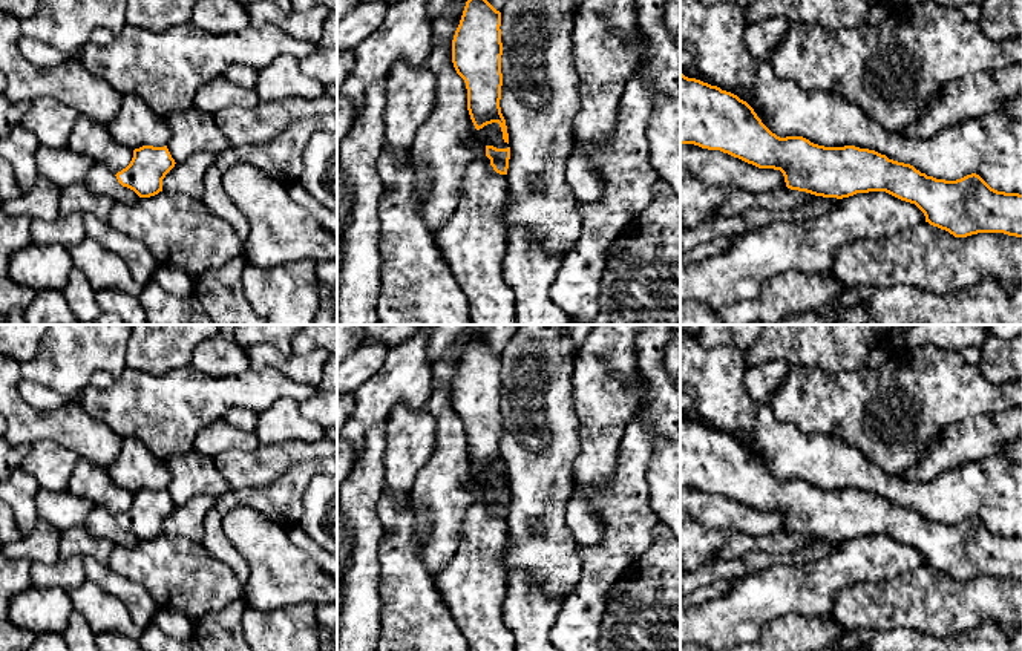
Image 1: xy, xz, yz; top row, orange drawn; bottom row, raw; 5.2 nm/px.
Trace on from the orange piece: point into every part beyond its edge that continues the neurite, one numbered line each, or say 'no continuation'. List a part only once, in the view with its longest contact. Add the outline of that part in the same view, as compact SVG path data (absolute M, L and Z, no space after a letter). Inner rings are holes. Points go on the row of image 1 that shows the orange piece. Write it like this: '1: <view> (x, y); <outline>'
no continuation

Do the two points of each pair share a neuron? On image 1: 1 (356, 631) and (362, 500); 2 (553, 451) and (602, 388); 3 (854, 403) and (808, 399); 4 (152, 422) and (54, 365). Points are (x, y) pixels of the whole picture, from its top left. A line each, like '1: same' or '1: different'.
1: same
2: different
3: same
4: different

